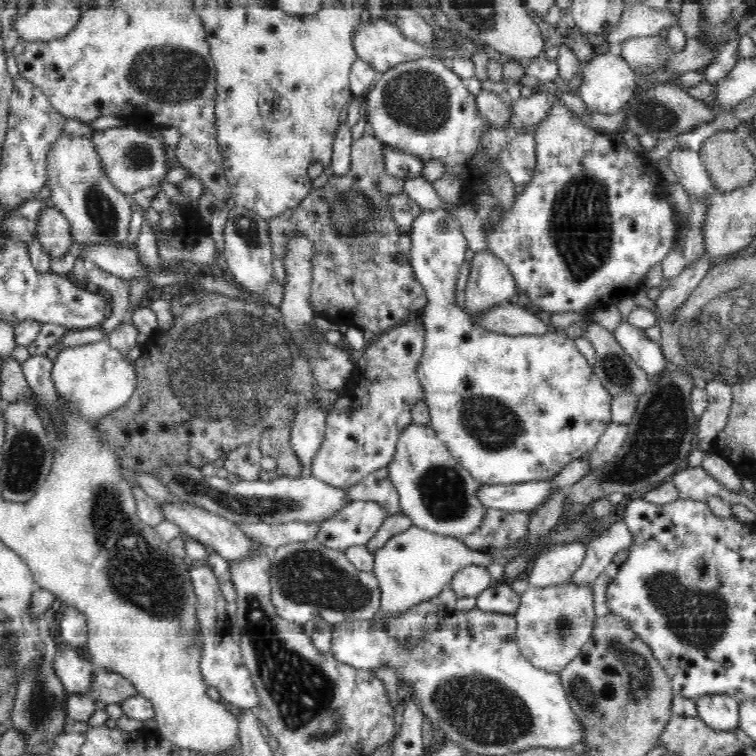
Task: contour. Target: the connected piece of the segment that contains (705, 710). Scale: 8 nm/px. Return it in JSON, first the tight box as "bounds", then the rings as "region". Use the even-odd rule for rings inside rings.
{"bounds":[695,696,740,733],"region":[[[712,696],[704,697],[695,702],[698,716],[710,729],[718,733],[731,733],[740,728],[740,706],[731,697]]]}

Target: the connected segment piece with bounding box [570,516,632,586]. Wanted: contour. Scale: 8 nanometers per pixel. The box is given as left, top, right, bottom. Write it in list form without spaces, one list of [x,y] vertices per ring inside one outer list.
[[[618,516],[606,526],[606,530],[590,540],[583,566],[570,580],[575,585],[590,585],[614,561],[614,556],[632,546],[632,532]]]

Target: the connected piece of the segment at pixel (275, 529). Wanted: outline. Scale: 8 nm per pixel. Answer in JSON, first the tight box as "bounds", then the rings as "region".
{"bounds":[237,521,320,551],"region":[[[300,521],[284,525],[268,522],[237,523],[237,527],[251,540],[257,540],[272,551],[292,542],[306,542],[316,538],[320,524],[302,524]]]}

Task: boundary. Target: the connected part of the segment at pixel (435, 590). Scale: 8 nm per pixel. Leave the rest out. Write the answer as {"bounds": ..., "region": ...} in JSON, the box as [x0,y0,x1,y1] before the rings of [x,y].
{"bounds":[373,525,495,617],"region":[[[414,525],[392,536],[382,548],[376,550],[373,556],[374,574],[381,588],[379,611],[386,617],[407,611],[420,602],[438,596],[442,588],[449,584],[452,577],[460,570],[467,569],[471,565],[487,568],[495,562],[490,554],[469,549],[461,540],[428,532]]]}

